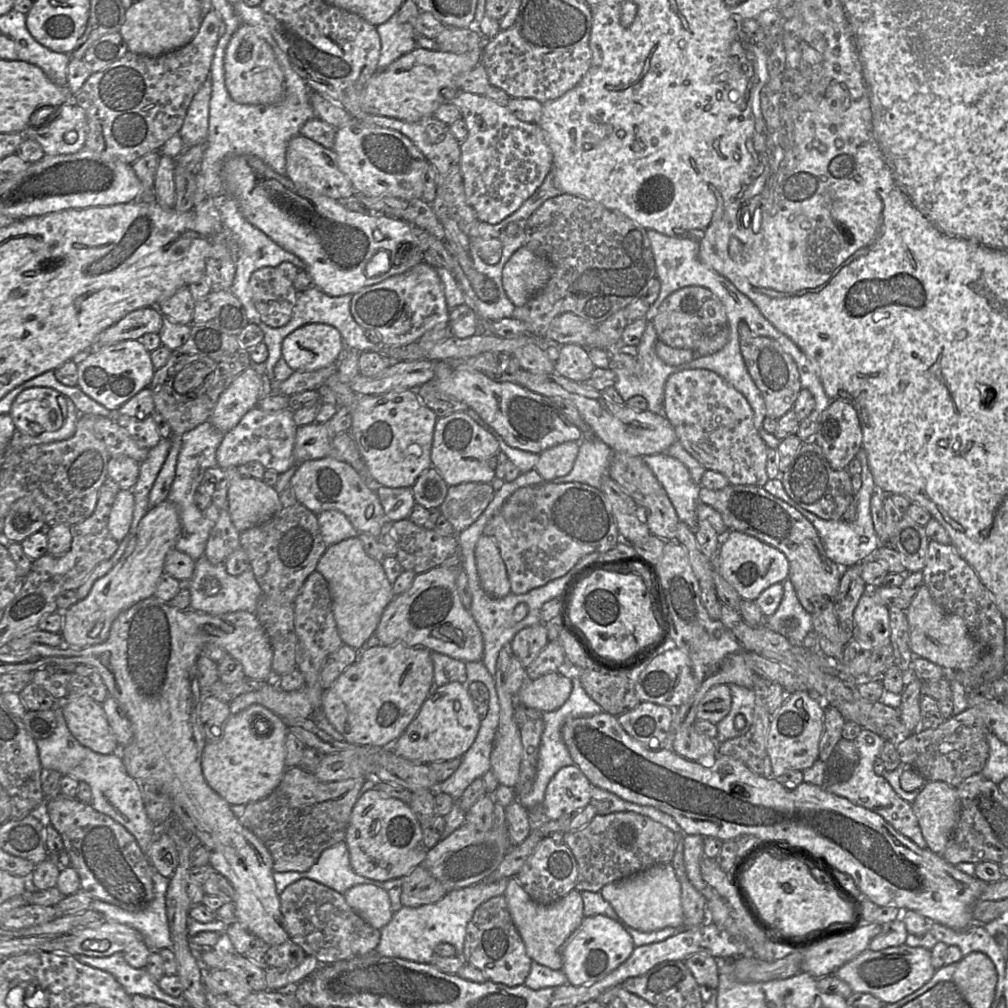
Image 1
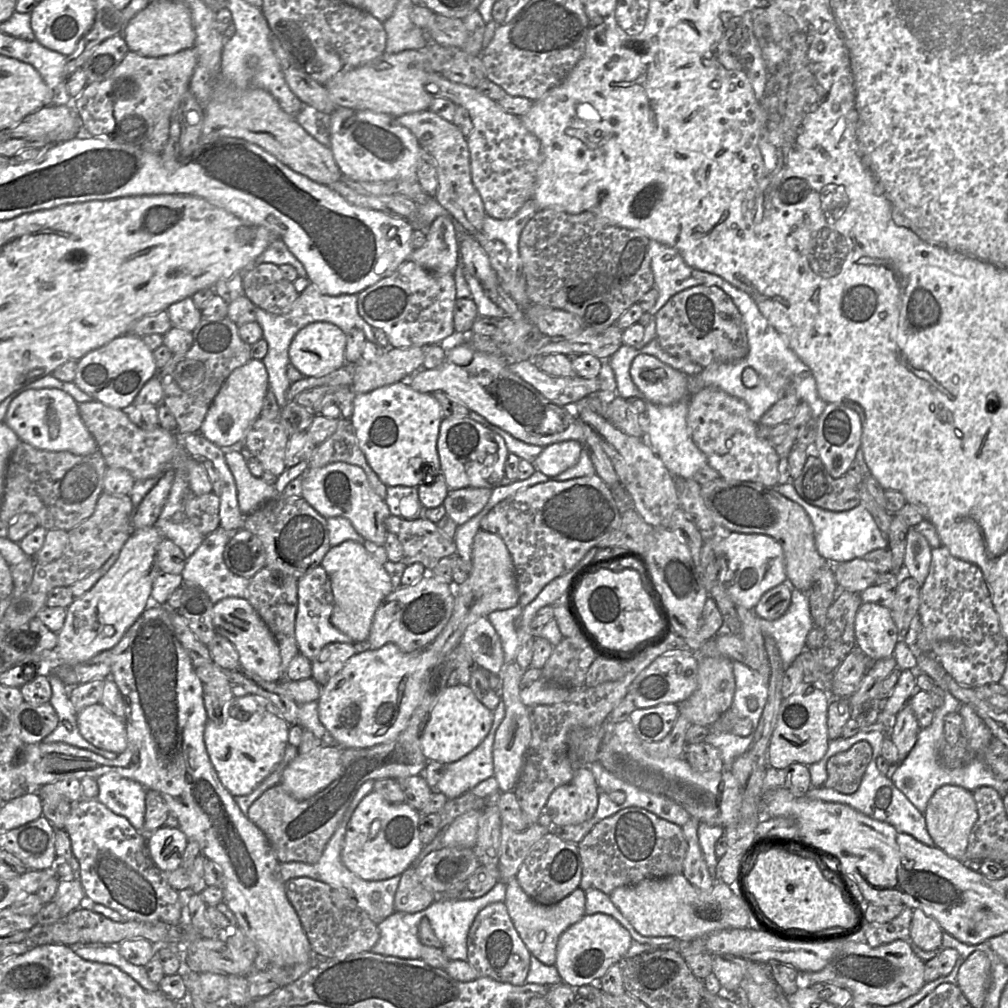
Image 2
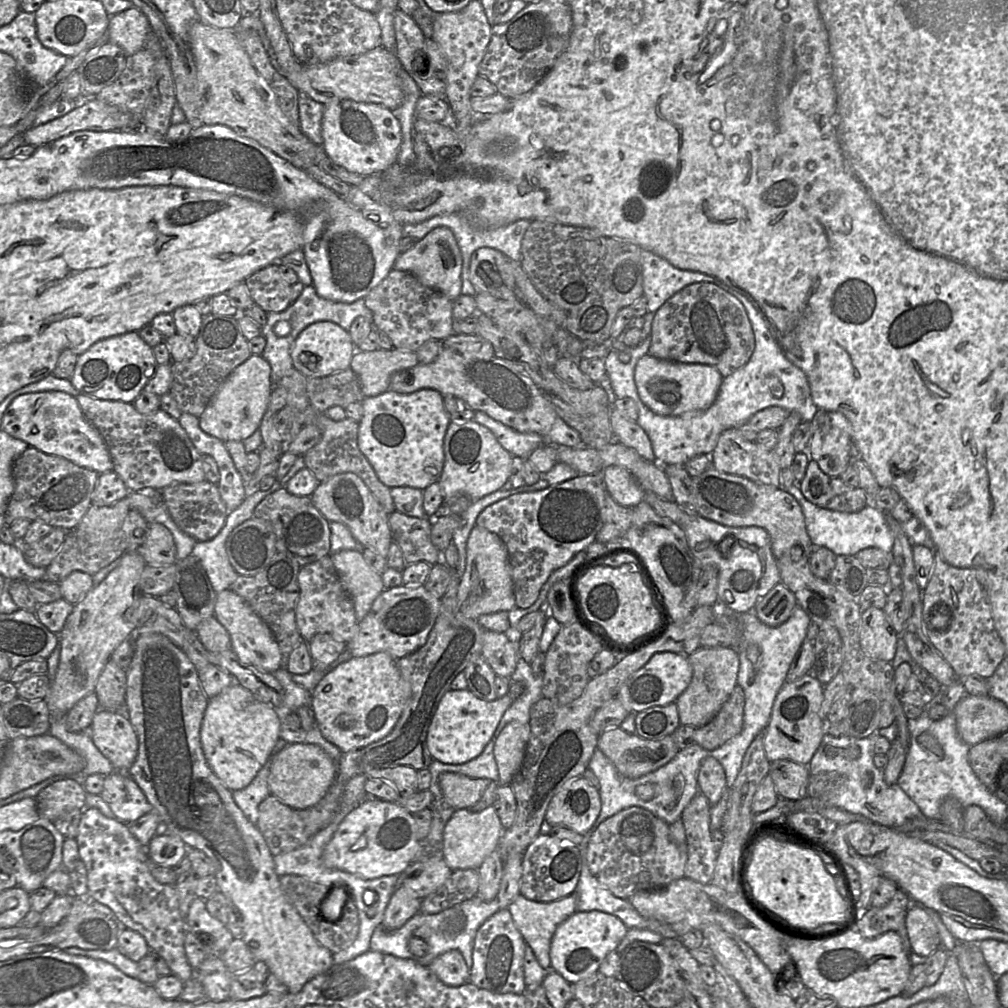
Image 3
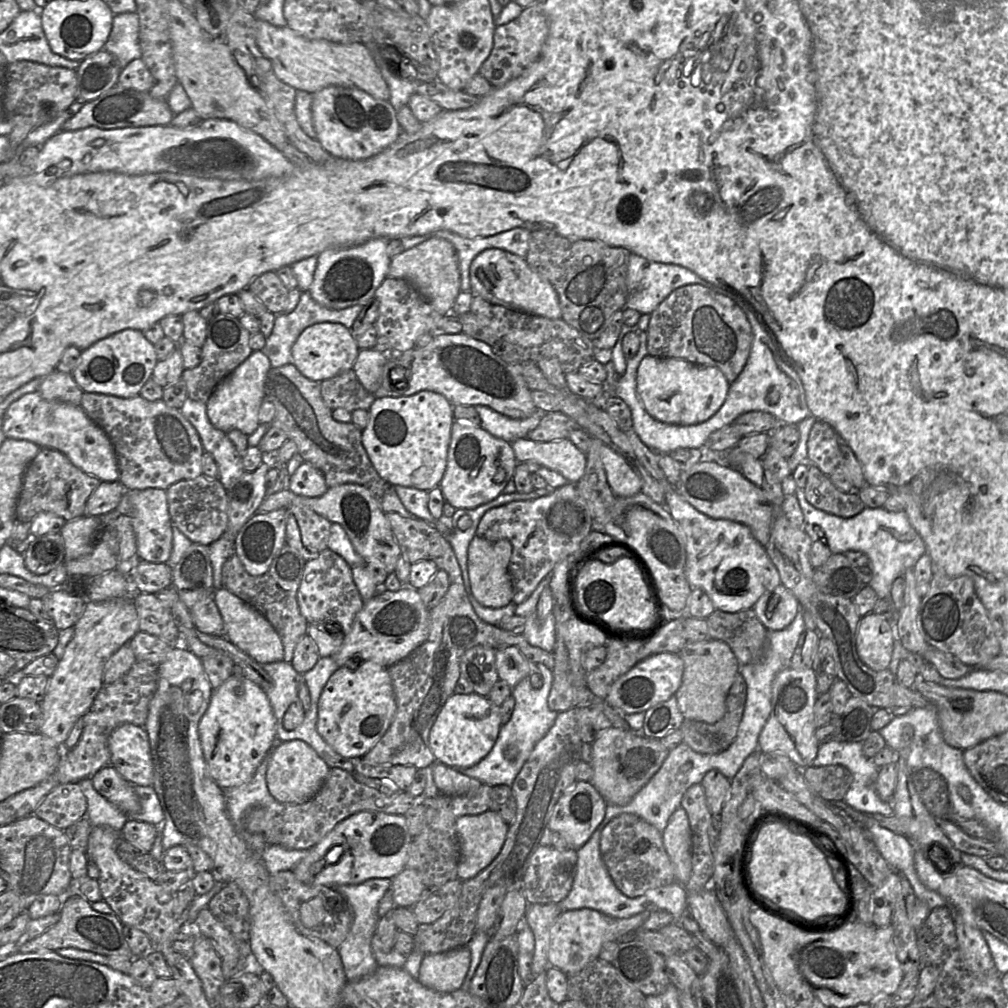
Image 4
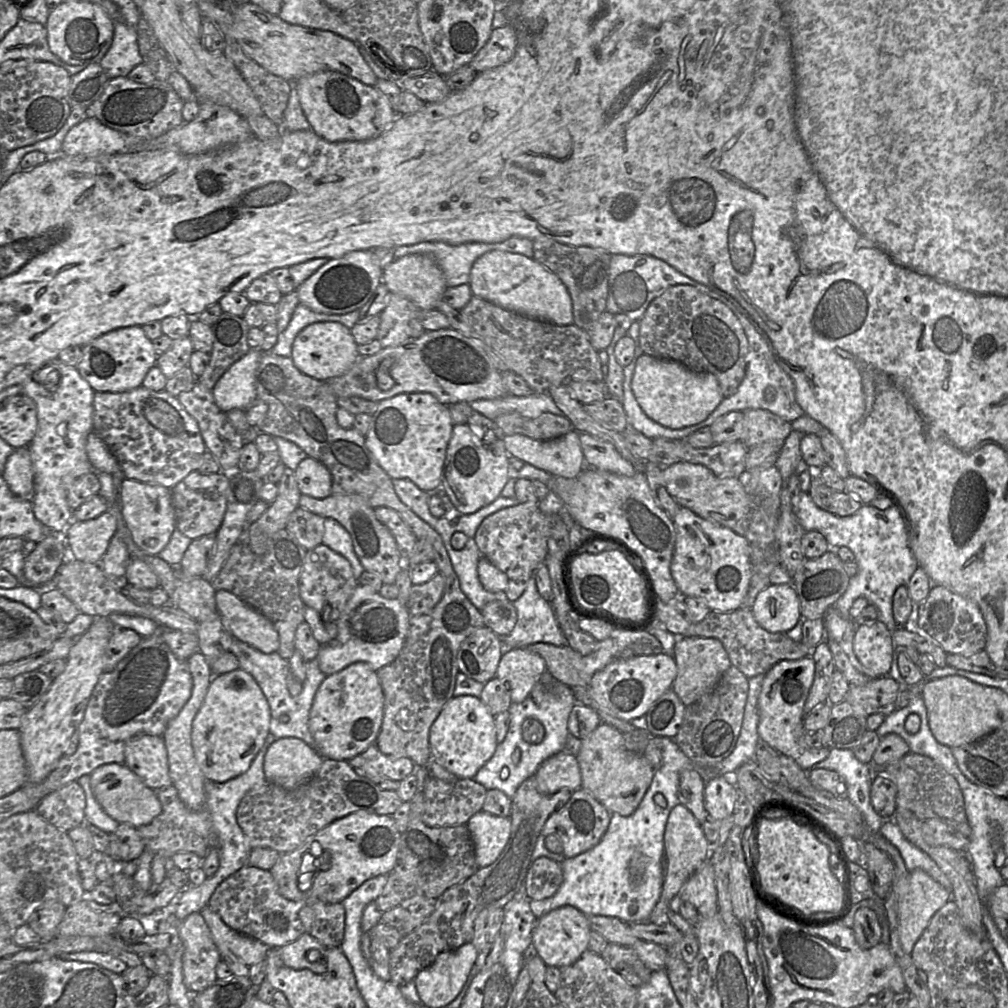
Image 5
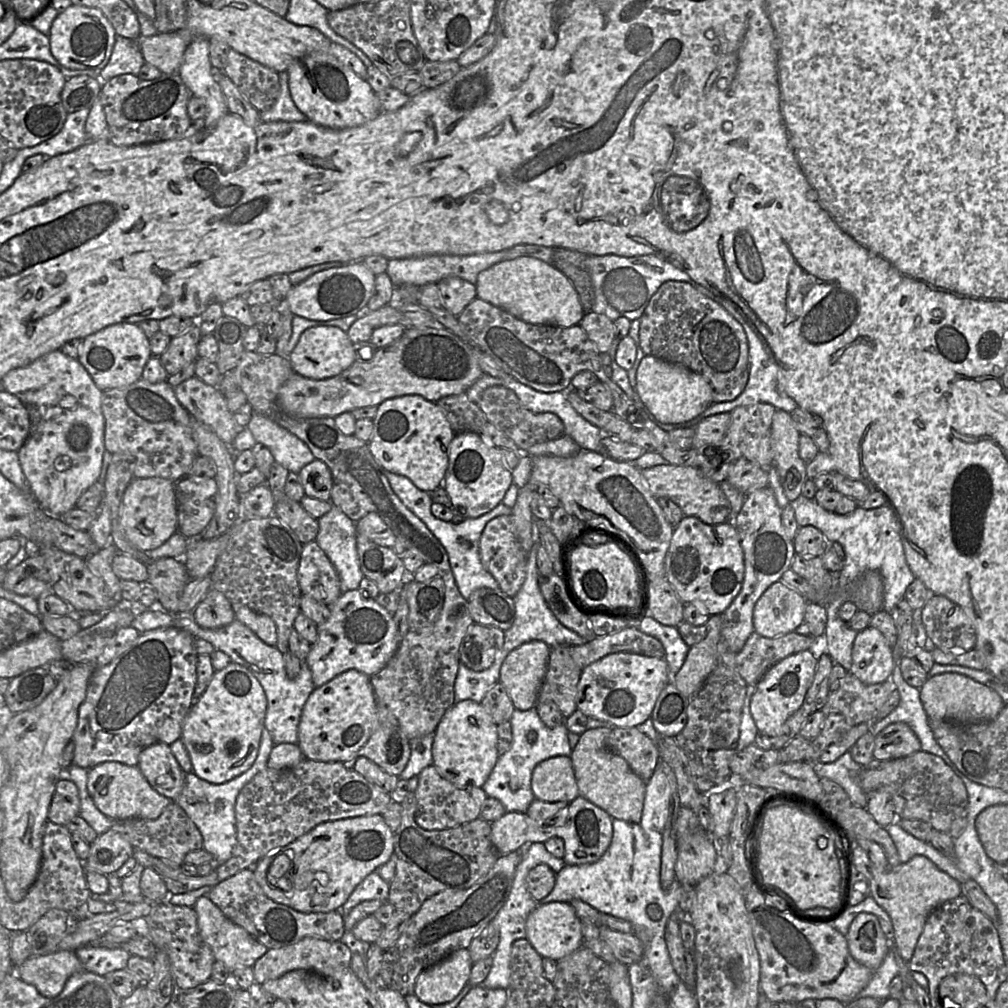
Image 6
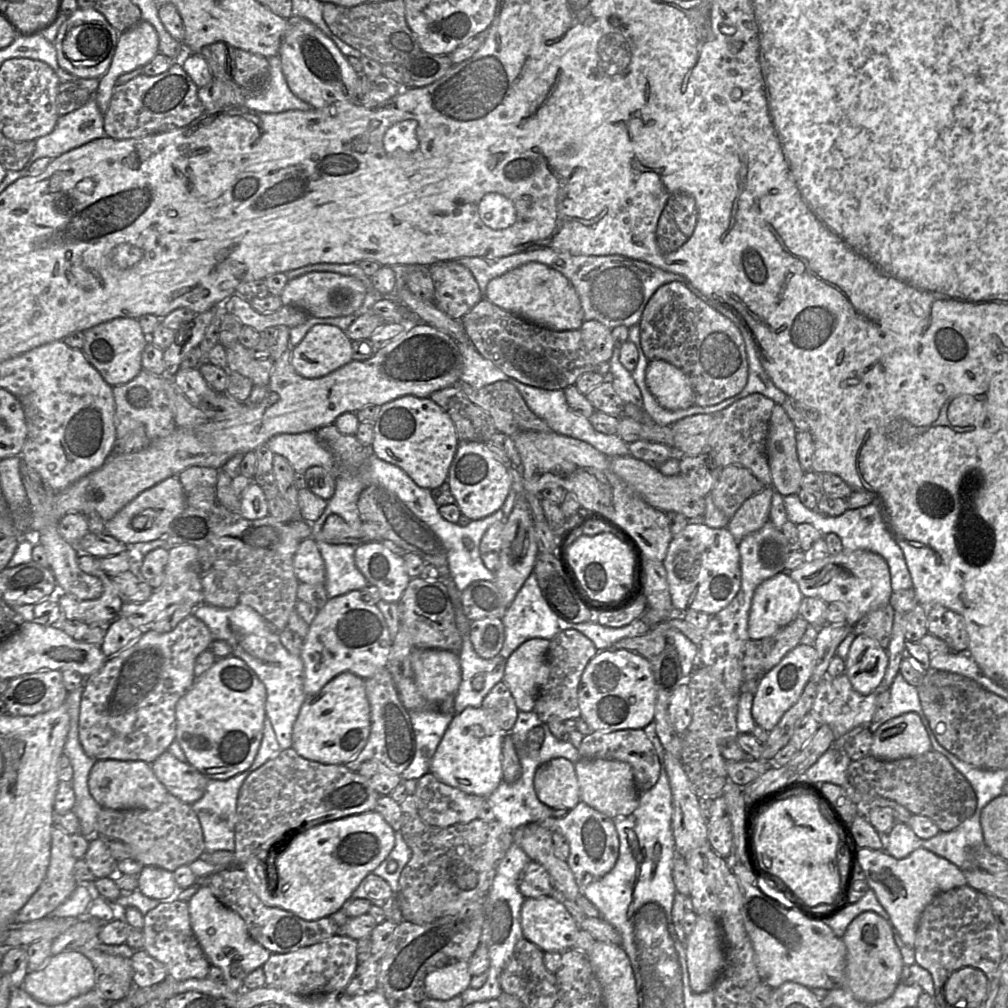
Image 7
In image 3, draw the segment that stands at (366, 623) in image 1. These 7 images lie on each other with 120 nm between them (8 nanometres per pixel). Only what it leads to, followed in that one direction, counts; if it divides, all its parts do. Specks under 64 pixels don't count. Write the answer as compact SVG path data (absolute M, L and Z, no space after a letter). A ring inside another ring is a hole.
M341 550L330 556L343 587L353 600L355 614L360 621L385 589L382 575L368 565L361 552Z

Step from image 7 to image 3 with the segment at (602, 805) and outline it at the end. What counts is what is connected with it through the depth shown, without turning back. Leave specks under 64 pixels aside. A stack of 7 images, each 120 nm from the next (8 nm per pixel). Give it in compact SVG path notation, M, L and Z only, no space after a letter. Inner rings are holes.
M610 728L599 735L599 749L624 777L634 779L653 772L668 764L679 752L672 735L658 740L641 738L637 734L628 734L622 728Z

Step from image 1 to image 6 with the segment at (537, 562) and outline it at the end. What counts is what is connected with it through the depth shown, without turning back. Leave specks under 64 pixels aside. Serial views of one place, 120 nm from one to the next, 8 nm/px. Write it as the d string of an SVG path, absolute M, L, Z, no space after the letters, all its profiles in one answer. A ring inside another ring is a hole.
M513 515L497 516L490 520L480 539L480 558L484 567L497 581L500 589L510 597L514 597L526 578L528 553L525 552L516 536Z

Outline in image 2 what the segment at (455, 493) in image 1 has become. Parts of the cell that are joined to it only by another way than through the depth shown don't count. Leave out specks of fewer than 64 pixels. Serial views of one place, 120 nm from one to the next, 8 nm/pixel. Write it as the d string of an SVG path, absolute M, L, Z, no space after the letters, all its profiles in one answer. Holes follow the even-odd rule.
M461 488L449 490L444 500L446 515L458 526L481 512L492 494L490 488Z

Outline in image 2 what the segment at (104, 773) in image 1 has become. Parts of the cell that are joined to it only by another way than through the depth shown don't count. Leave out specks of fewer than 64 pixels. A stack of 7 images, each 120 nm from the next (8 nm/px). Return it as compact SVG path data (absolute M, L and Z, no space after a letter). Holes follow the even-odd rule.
M52 665L44 667L40 674L46 675L49 678L52 687L52 696L49 703L58 715L58 725L42 741L45 743L62 742L89 750L109 760L116 759L118 756L116 753L95 747L80 734L77 726L77 712L69 698L70 689L52 672ZM104 774L97 779L97 800L115 814L125 817L140 833L144 832L146 788L117 774Z

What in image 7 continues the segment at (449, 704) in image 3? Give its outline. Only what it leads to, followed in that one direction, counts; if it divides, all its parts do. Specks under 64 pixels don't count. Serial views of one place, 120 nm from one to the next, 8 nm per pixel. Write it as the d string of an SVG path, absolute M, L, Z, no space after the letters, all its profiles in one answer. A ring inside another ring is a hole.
M467 707L454 715L431 758L429 771L447 785L487 798L502 782L501 748L505 733L482 707Z

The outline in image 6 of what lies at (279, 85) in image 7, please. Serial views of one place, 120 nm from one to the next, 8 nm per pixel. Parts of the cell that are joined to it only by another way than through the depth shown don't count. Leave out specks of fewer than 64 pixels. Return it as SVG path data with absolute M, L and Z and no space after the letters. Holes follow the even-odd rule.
M279 72L280 94L275 104L267 111L260 112L262 122L304 122L307 116L295 105L288 86L288 74Z

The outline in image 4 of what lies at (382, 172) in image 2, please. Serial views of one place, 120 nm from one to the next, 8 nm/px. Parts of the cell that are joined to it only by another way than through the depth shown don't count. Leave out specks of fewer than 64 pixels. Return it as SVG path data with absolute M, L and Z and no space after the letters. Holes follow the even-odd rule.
M328 86L312 94L312 119L316 139L333 157L362 161L369 159L392 145L402 132L396 110L389 101L378 100L358 88Z

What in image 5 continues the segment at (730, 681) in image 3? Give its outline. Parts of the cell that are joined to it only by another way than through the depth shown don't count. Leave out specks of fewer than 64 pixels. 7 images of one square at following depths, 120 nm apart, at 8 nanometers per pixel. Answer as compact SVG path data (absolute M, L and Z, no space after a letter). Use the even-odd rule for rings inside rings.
M678 637L673 658L677 665L677 676L672 689L685 706L695 703L713 690L723 674L732 666L724 646L715 638Z

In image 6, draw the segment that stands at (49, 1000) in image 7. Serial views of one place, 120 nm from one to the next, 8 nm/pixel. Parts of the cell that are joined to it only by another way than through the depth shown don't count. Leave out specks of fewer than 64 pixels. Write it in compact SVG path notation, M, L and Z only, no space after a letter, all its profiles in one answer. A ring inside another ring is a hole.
M57 950L43 956L30 956L20 965L13 965L13 969L21 980L33 985L41 995L47 998L58 996L70 976L85 970L75 951L68 950Z

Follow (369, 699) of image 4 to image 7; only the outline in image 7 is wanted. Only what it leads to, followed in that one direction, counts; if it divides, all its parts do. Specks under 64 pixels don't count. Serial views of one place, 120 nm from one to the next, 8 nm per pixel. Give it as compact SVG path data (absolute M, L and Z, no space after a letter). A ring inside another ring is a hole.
M343 672L320 692L307 696L293 726L292 749L311 761L325 765L346 765L365 747L370 729L371 710L365 680L352 672Z

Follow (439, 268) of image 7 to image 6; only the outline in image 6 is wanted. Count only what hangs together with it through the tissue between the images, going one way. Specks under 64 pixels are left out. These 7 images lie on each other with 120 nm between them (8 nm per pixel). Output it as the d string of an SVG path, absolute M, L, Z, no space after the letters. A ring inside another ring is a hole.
M448 277L437 283L442 303L455 317L477 296L476 286L458 277Z

